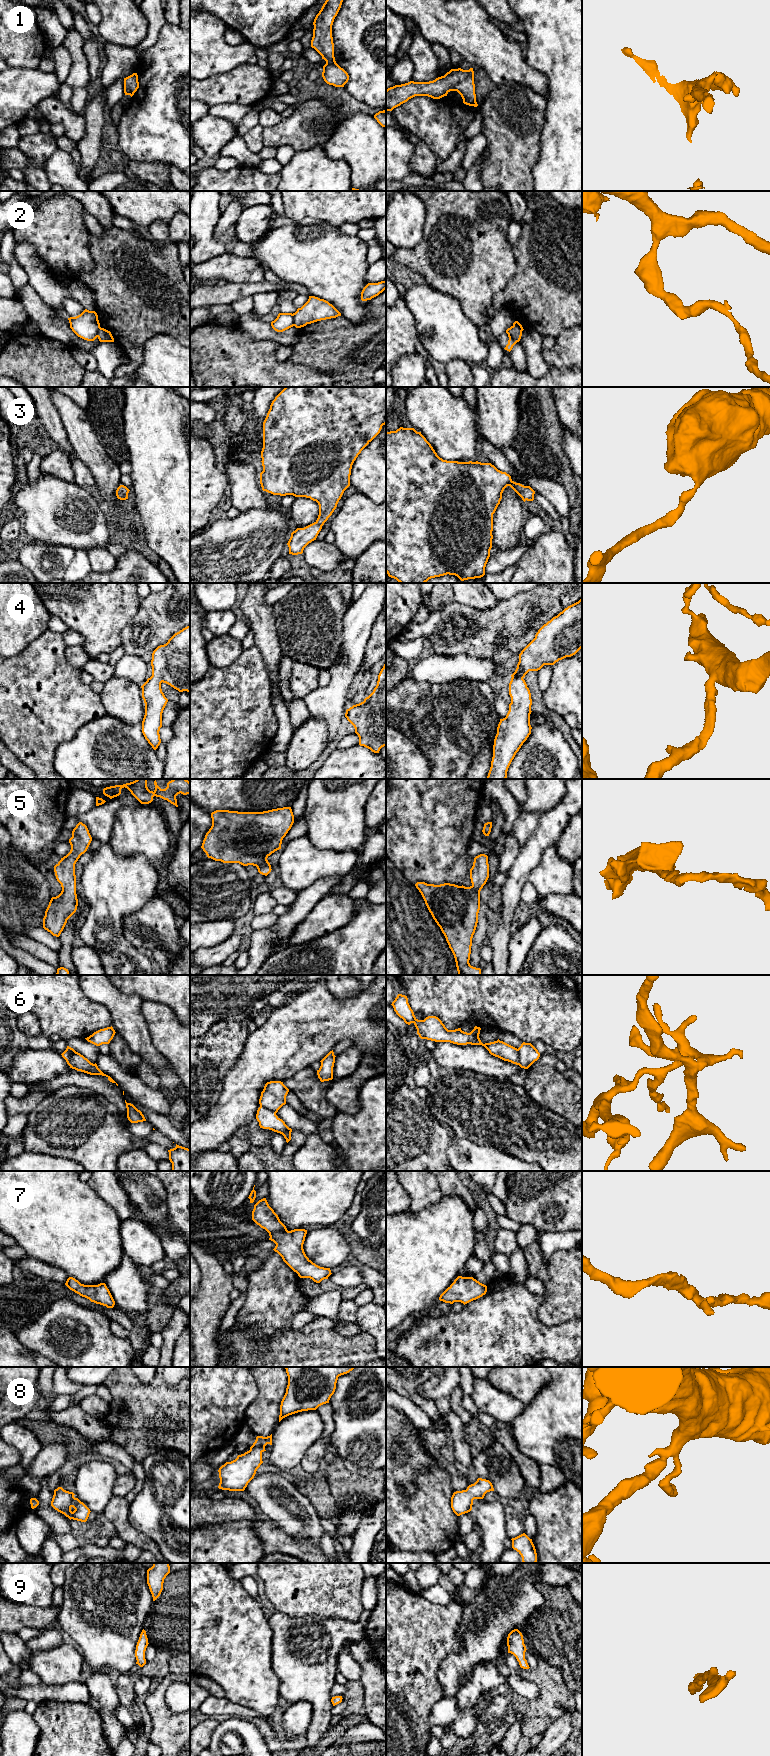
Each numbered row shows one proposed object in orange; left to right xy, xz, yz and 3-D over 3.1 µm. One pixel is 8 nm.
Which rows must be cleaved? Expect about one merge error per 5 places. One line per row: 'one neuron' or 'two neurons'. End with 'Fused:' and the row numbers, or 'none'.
1: one neuron
2: two neurons
3: one neuron
4: one neuron
5: one neuron
6: two neurons
7: one neuron
8: one neuron
9: one neuron
Fused: 2, 6

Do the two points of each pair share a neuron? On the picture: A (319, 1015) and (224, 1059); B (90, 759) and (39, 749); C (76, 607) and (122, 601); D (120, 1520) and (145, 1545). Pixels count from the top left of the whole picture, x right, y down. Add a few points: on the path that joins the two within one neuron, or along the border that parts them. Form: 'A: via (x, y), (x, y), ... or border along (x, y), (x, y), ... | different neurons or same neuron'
A: border along (249, 1034), (235, 1064), (228, 1071) | different neurons
B: border along (73, 738), (61, 742), (56, 748), (54, 768) | different neurons
C: via (87, 601), (111, 601) | same neuron
D: via (125, 1527), (138, 1539) | same neuron

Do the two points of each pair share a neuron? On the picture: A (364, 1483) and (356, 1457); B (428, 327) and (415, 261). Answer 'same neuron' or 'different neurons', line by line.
A: different neurons
B: different neurons

